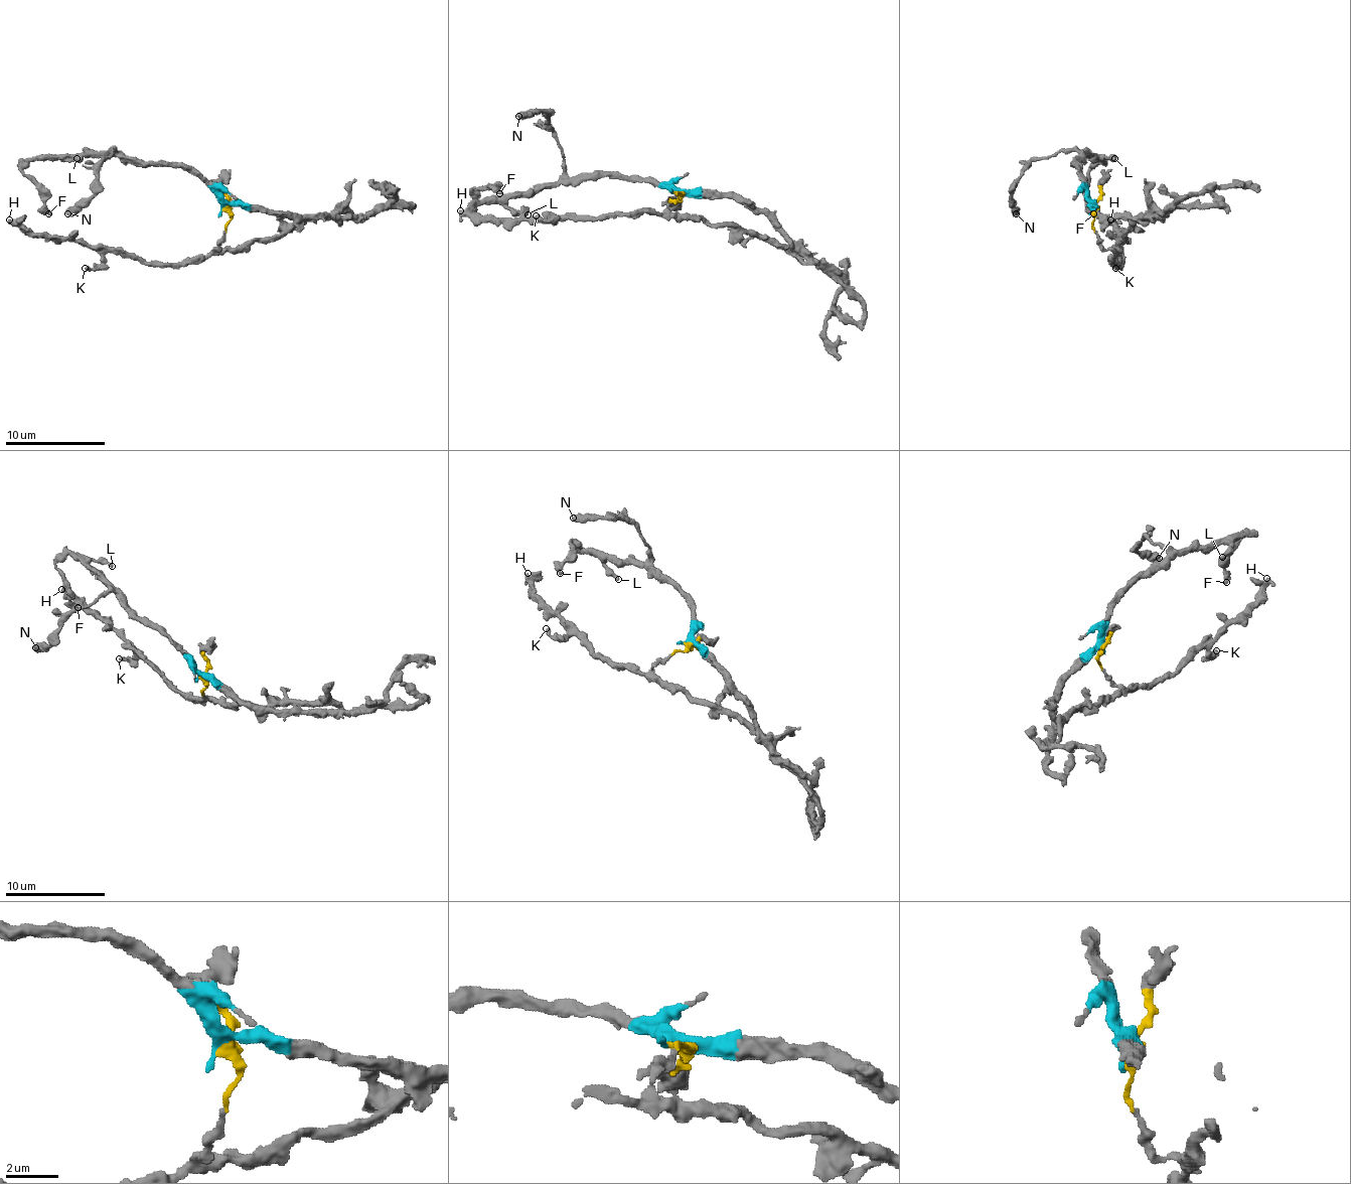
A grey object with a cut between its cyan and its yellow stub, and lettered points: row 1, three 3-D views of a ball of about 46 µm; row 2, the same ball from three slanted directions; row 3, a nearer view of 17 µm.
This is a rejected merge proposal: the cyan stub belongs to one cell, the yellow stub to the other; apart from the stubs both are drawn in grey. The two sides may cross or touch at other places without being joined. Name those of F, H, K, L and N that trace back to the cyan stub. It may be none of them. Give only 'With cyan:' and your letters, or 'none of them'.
With cyan: F, L, N

